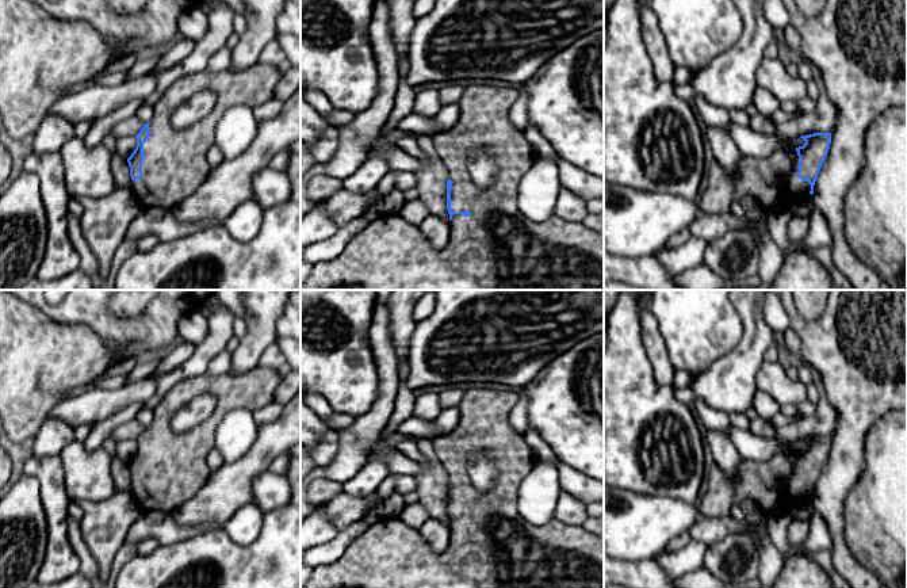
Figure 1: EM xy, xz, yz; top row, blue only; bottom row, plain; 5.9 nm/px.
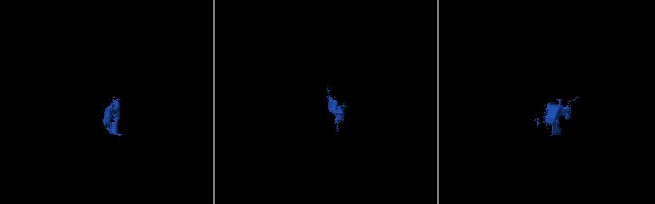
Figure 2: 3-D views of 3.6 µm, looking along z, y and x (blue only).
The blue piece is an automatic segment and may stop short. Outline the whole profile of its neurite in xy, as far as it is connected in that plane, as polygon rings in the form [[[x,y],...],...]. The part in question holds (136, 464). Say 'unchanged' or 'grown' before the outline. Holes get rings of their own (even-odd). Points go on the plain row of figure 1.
grown; [[[257,364],[242,374],[199,375],[176,383],[153,409],[153,421],[135,439],[137,450],[127,462],[131,480],[130,492],[139,508],[172,513],[191,500],[211,474],[207,466],[207,455],[215,447],[215,431],[222,419],[238,408],[252,413],[264,408],[273,401],[280,381],[282,377],[278,370]],[[203,392],[208,392],[217,398],[213,415],[190,431],[175,432],[171,425],[172,416]]]

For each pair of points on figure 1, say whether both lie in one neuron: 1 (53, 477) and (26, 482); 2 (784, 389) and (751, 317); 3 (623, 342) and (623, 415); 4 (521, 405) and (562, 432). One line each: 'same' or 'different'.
1: different
2: different
3: same
4: different

